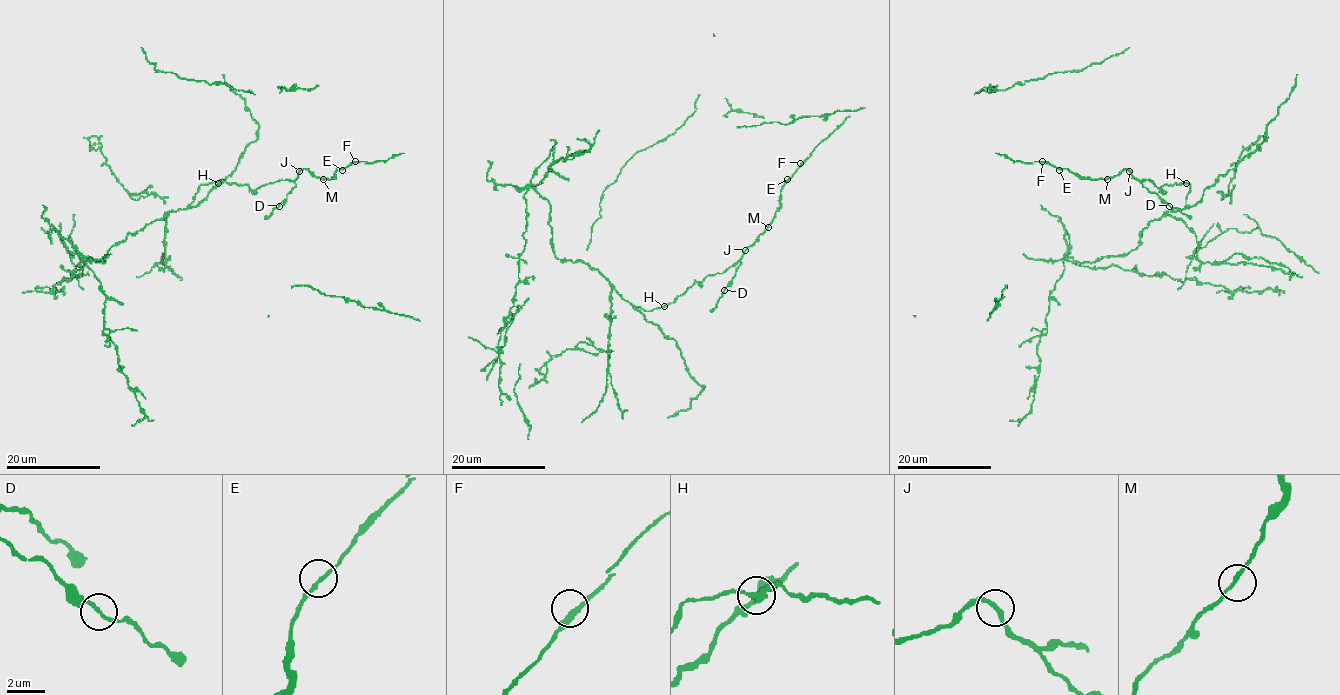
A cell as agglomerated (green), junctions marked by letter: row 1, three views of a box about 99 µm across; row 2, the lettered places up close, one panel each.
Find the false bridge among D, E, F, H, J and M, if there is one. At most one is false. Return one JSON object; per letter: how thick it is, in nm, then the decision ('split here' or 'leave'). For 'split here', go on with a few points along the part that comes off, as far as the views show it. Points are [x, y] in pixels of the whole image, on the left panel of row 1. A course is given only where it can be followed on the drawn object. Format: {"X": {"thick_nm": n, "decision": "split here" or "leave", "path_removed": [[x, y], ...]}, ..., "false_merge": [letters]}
{"D": {"thick_nm": 190, "decision": "leave"}, "E": {"thick_nm": 200, "decision": "leave"}, "F": {"thick_nm": 320, "decision": "leave"}, "H": {"thick_nm": 240, "decision": "split here"}, "J": {"thick_nm": 240, "decision": "leave"}, "M": {"thick_nm": 200, "decision": "leave"}, "false_merge": ["H"]}

